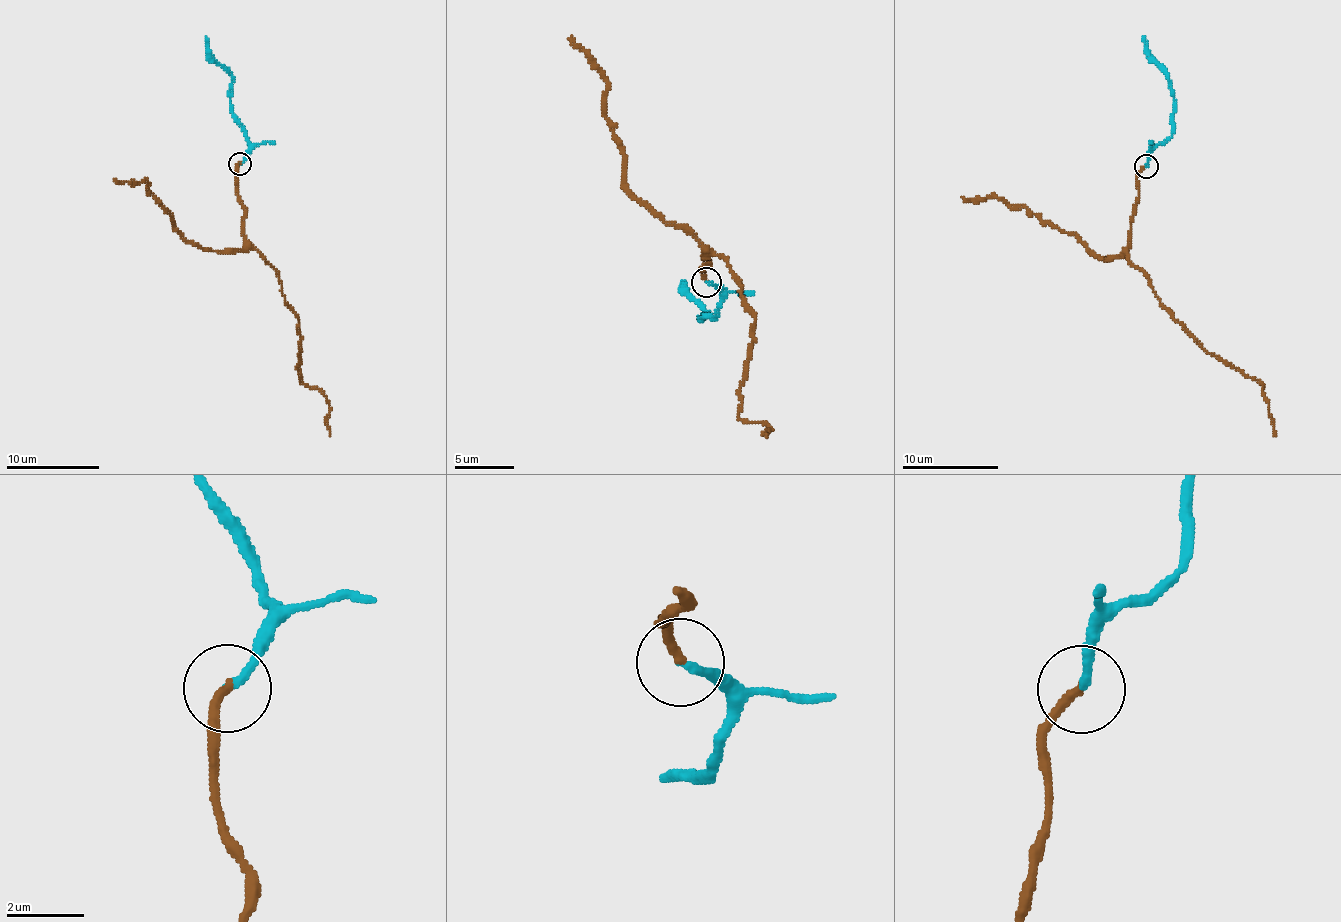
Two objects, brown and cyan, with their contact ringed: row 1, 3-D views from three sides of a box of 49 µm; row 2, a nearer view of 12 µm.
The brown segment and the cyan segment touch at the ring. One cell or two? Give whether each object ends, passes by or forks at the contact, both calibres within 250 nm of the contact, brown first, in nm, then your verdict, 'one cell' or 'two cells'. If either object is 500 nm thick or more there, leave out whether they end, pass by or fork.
brown ends | cyan ends | 240/200 nm | one cell

